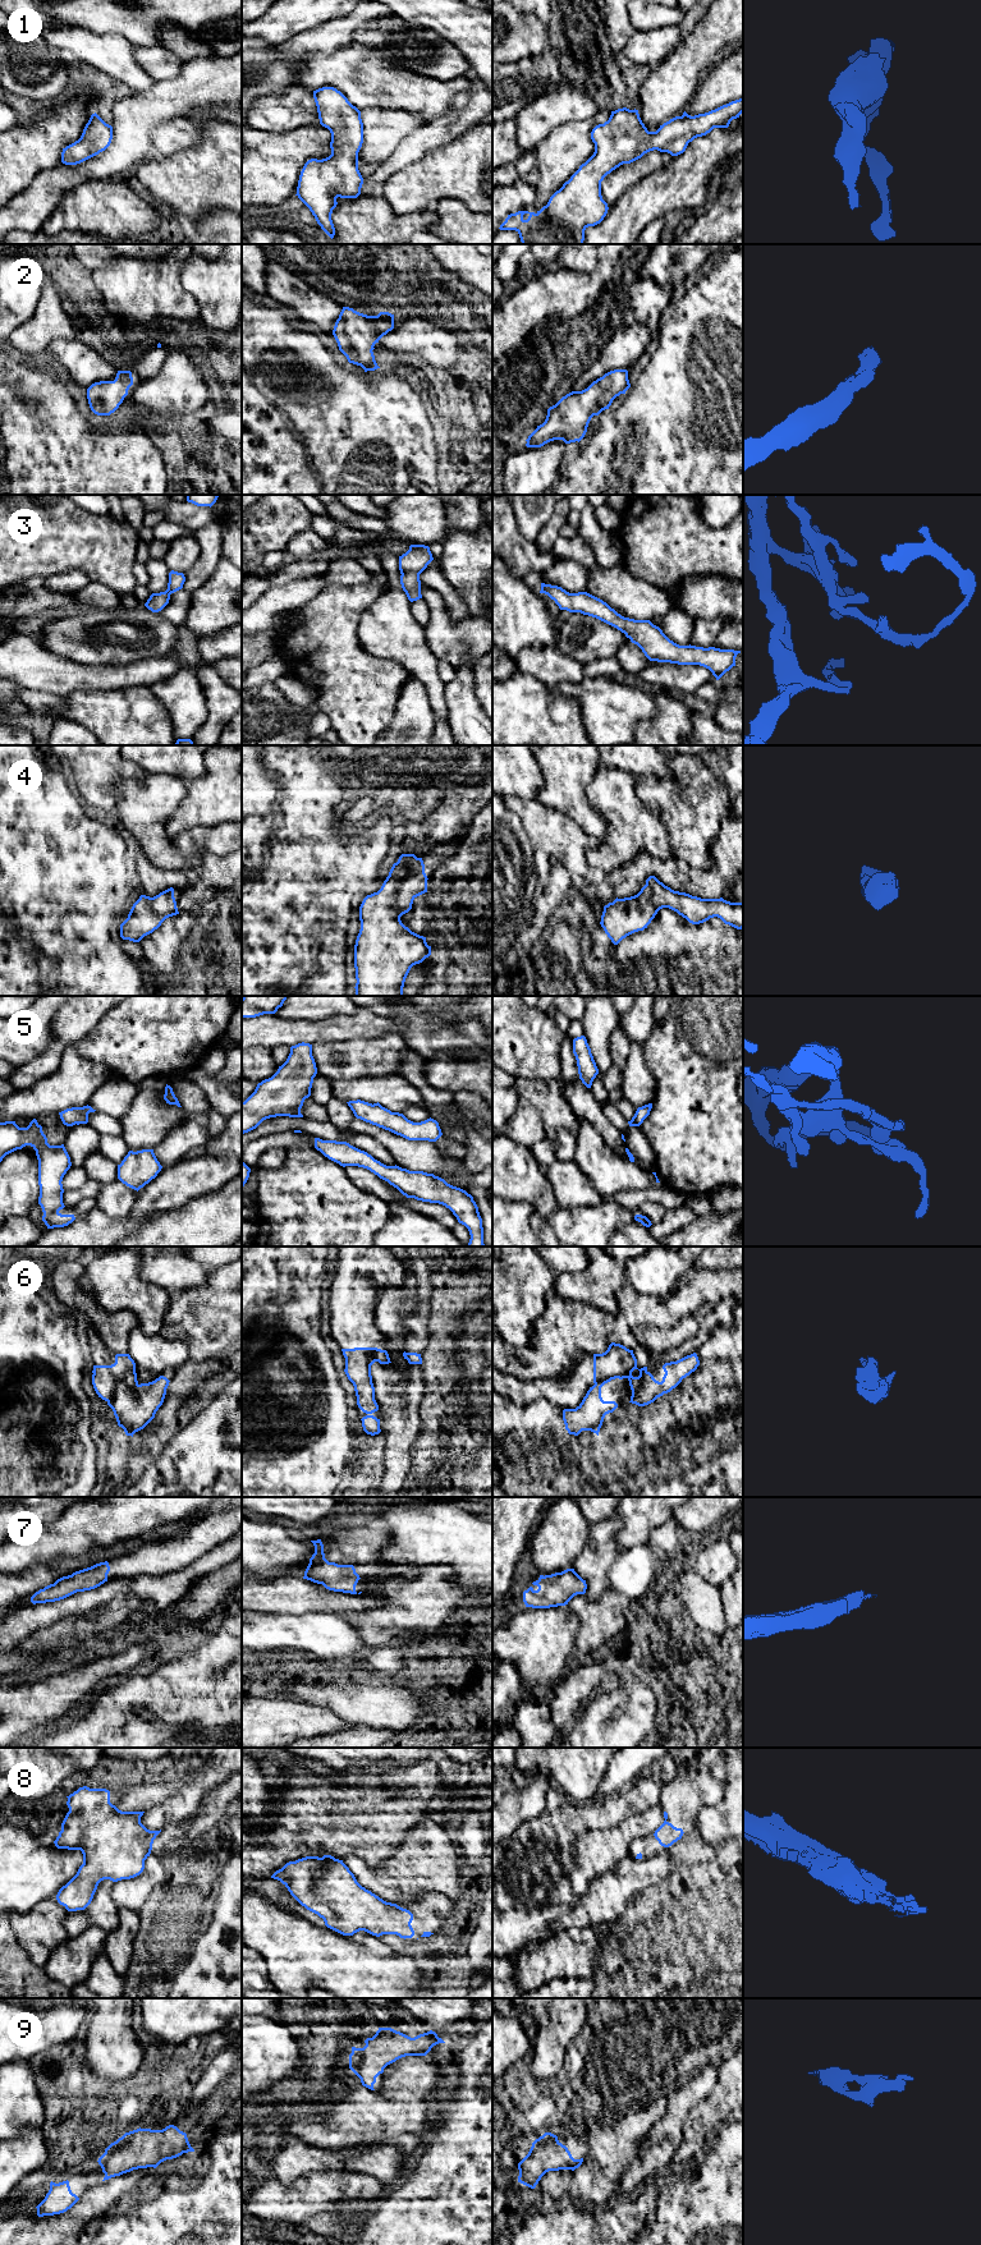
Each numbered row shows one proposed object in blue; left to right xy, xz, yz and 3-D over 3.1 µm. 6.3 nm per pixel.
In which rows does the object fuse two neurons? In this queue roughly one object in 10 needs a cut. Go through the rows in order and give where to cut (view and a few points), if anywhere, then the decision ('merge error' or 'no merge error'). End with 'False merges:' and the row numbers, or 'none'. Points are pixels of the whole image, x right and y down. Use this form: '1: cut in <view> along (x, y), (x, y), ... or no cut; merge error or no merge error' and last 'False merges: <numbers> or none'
1: no cut; no merge error
2: no cut; no merge error
3: no cut; no merge error
4: no cut; no merge error
5: no cut; no merge error
6: cut in xy along (138, 1385), (129, 1386), (119, 1382), (106, 1400); merge error
7: no cut; no merge error
8: no cut; no merge error
9: no cut; no merge error
False merges: 6

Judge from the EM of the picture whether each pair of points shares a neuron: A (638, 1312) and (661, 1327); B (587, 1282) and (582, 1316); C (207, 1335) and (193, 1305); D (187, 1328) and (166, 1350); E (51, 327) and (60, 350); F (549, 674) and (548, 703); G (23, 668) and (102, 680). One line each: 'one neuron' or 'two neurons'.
A: one neuron
B: two neurons
C: one neuron
D: two neurons
E: two neurons
F: two neurons
G: one neuron

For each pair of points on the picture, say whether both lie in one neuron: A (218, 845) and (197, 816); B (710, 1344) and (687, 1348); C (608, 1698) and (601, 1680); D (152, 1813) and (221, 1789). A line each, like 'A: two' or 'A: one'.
A: two
B: two
C: two
D: two

